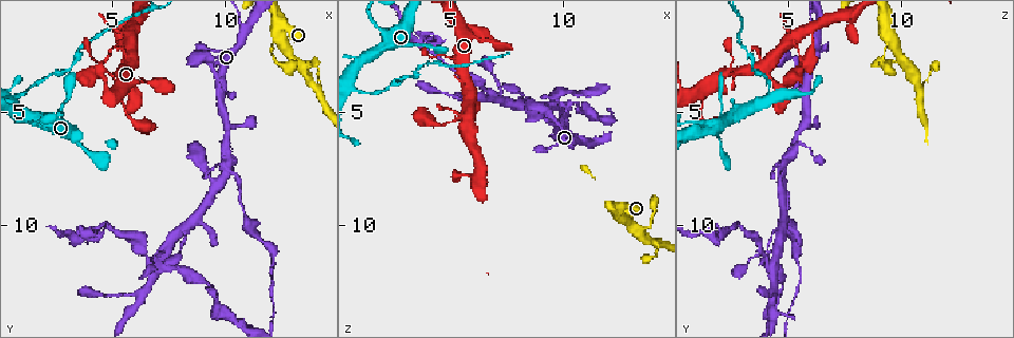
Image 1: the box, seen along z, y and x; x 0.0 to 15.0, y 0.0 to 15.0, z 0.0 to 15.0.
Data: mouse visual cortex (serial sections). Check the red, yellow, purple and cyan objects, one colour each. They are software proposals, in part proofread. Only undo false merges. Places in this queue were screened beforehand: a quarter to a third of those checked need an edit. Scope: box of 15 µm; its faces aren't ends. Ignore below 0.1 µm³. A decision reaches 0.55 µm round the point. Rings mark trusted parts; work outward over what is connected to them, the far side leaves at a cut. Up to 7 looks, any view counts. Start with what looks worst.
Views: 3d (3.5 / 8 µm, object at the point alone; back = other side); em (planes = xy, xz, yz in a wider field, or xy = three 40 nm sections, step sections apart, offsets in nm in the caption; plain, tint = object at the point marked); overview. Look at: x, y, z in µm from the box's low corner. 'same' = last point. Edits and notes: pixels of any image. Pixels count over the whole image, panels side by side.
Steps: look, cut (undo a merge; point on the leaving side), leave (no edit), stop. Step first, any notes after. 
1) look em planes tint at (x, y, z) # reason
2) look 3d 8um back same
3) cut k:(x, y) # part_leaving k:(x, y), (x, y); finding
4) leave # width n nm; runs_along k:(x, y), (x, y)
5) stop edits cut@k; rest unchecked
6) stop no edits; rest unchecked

look 3d 3.5um at (10.2, 7.6, 4.7) # branch point

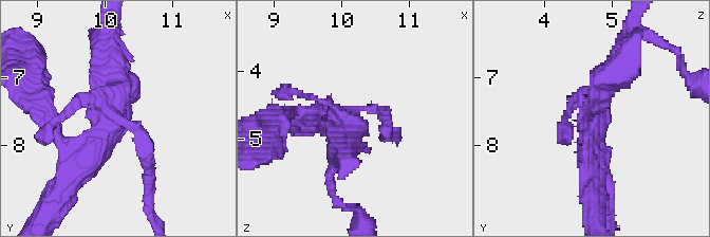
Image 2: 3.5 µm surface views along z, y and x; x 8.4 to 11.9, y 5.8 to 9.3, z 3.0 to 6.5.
look em xy step 1 tint at (10.15, 7.55, 4.75) # need the tissue

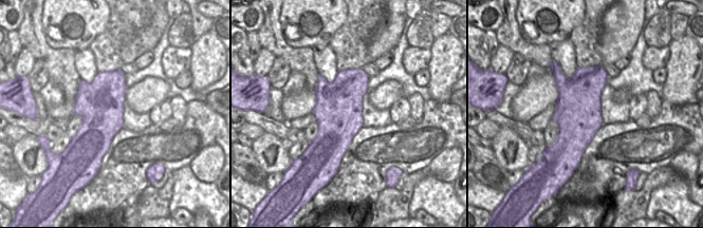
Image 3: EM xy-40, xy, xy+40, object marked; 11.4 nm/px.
cut 2:(147, 174) # part_leaving 2:(141, 142), (150, 164), (150, 219); a second cell is stuck on

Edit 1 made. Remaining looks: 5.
look overview

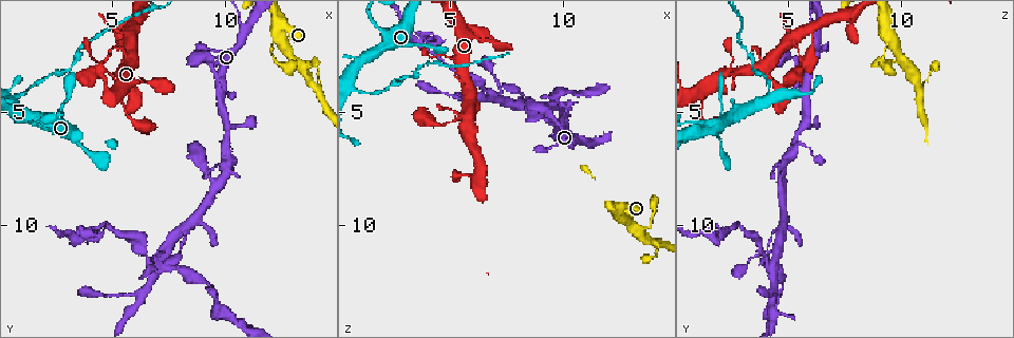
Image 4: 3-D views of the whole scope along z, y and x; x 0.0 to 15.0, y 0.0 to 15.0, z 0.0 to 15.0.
look 3d 3.5um at (7.1, 11.4, 4.5) # abrupt turn

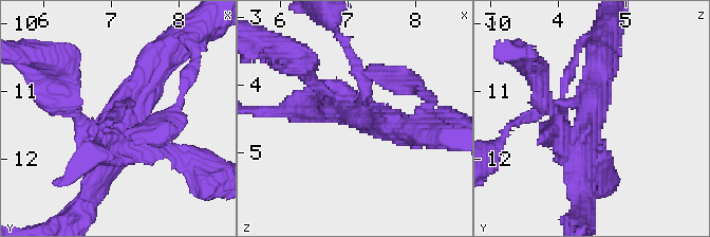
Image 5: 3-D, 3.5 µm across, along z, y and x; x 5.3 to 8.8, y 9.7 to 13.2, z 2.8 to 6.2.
look em xy step 5 tint at (7.05, 11.50, 4.50) # need the tissue

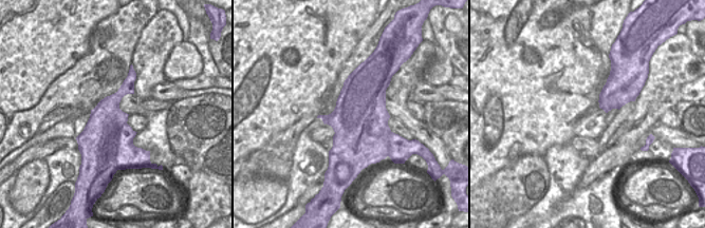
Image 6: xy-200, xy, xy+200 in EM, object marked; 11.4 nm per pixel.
look em planes tint same

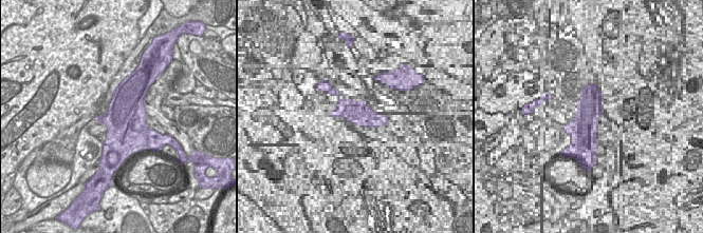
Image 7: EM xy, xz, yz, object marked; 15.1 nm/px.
cut 5:(74, 113) # two cells meet here

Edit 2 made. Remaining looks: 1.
stop edits cut@2, cut@5; rest unchecked

